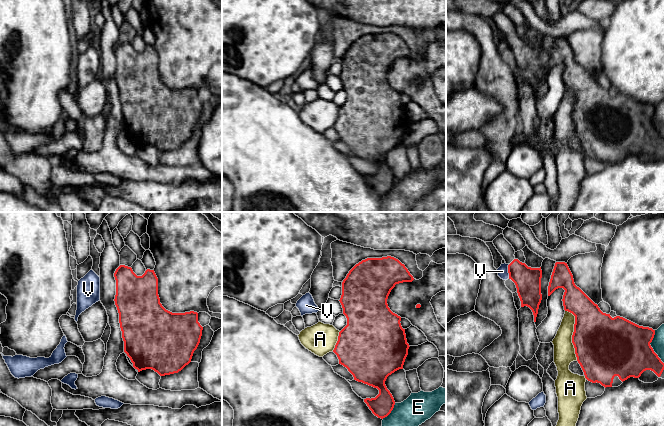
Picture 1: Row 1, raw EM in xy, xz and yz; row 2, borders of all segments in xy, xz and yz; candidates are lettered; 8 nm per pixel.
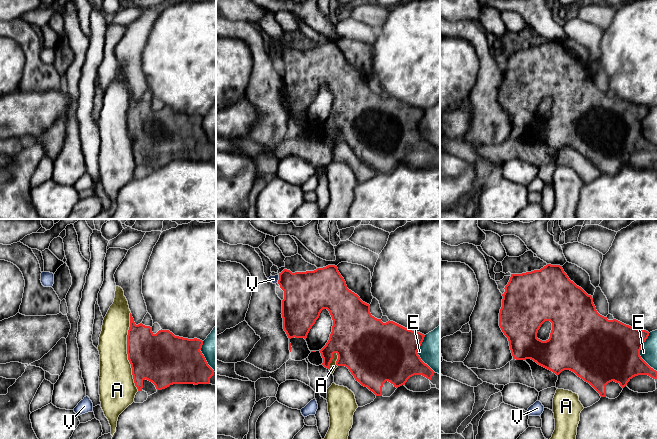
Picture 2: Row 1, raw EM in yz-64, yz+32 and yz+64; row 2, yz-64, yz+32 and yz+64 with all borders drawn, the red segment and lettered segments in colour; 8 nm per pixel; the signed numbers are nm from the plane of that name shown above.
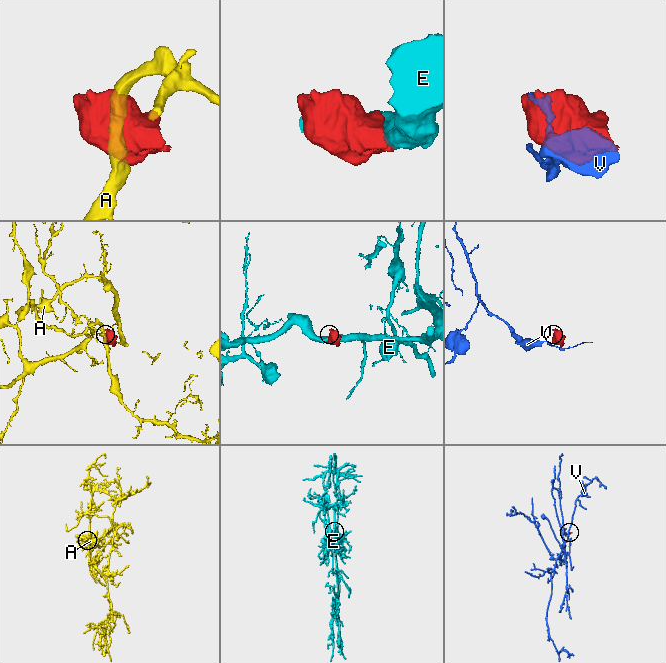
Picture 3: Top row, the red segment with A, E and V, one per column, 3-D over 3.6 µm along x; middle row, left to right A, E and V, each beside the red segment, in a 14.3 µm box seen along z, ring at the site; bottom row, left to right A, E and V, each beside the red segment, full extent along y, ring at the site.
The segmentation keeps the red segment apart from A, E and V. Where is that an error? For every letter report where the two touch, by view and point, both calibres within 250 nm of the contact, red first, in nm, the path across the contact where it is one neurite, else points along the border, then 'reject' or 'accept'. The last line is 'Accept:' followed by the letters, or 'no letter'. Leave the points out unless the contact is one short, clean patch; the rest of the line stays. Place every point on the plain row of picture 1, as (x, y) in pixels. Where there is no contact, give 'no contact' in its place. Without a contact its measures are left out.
A: contact yz (573, 110); calibres 460 and 180 nm; reject
E: contact xz (390, 188); calibres 180 and 240 nm; reject
V: contact yz (508, 47); calibres 200 and 80 nm; reject
Accept: no letter

